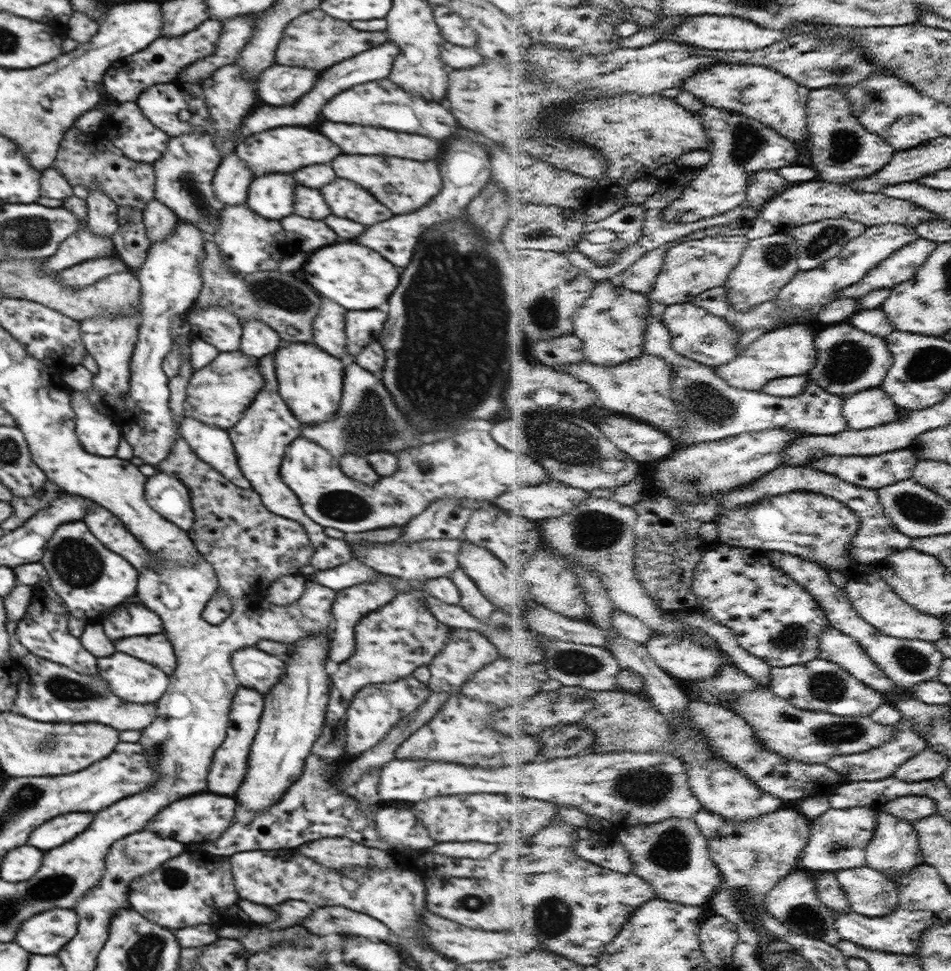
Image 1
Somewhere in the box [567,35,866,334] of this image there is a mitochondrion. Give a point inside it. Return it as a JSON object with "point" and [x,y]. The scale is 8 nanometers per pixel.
{"point":[746,141]}

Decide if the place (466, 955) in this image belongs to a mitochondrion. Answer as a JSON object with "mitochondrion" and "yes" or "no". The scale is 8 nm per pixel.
{"mitochondrion":"no"}

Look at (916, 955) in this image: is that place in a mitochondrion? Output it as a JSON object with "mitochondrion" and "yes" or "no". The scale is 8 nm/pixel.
{"mitochondrion":"no"}

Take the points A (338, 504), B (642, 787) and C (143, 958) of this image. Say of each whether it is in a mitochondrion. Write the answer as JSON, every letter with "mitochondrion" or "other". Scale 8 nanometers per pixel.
{"A":"mitochondrion","B":"mitochondrion","C":"mitochondrion"}

